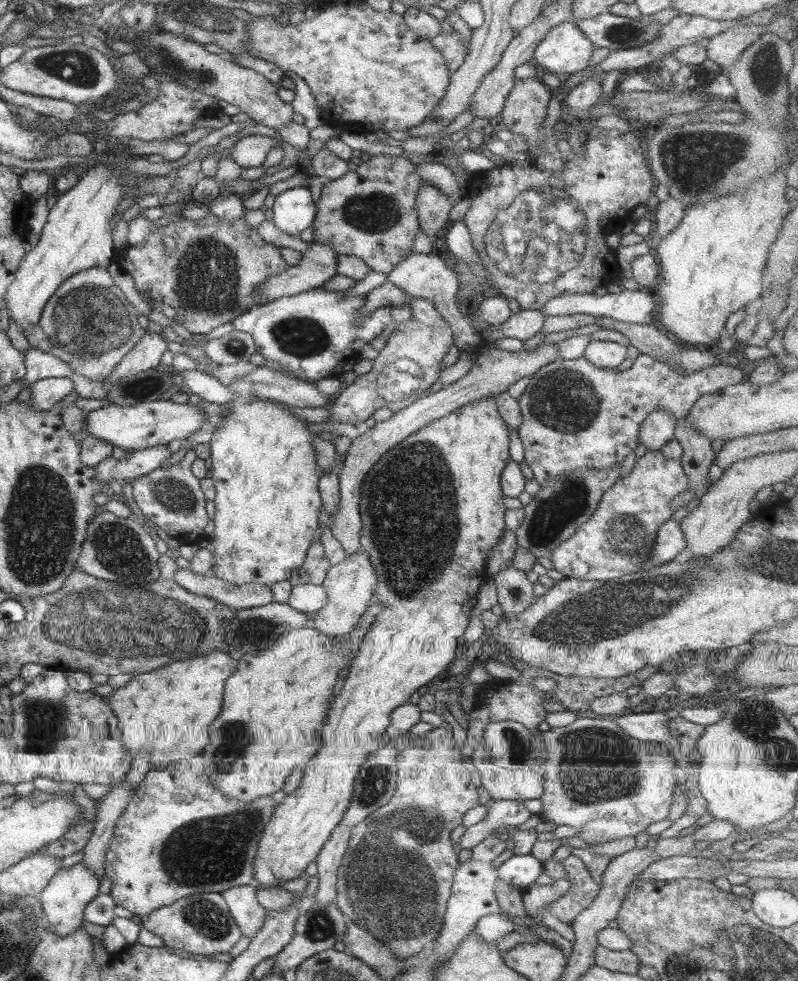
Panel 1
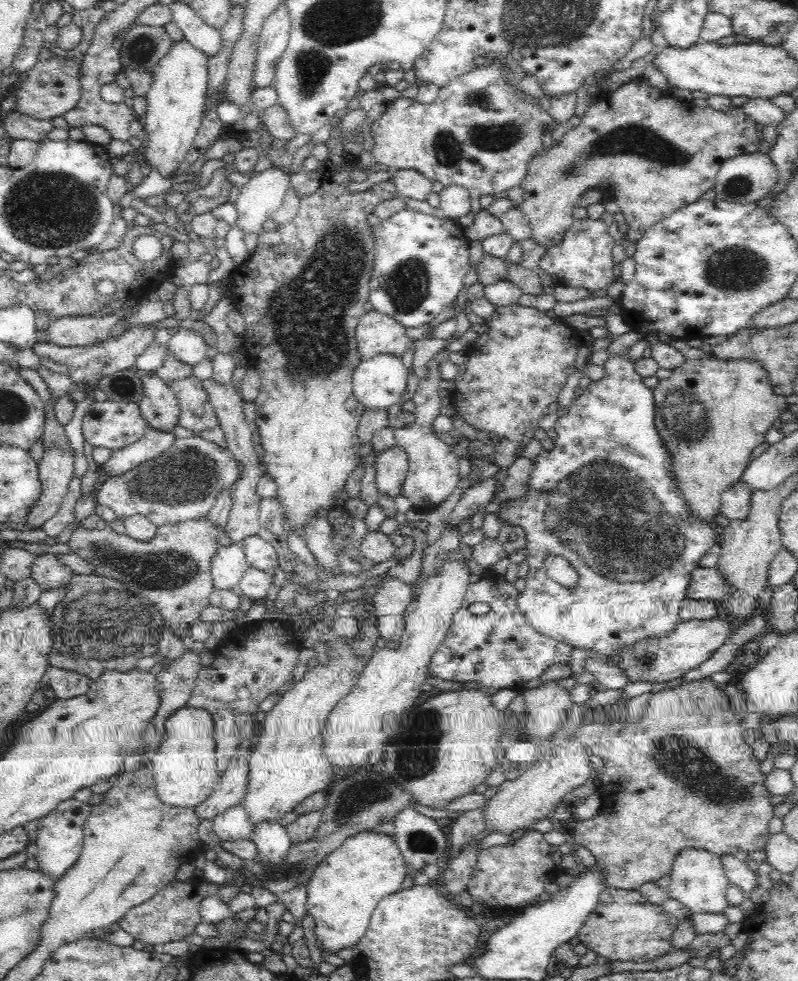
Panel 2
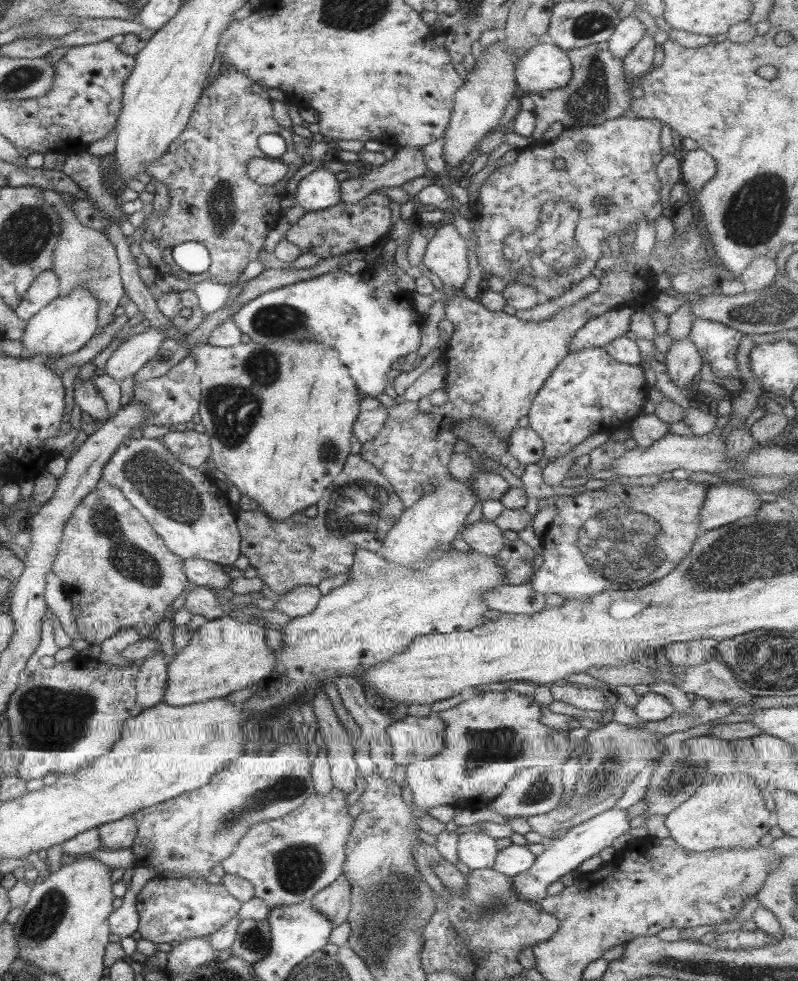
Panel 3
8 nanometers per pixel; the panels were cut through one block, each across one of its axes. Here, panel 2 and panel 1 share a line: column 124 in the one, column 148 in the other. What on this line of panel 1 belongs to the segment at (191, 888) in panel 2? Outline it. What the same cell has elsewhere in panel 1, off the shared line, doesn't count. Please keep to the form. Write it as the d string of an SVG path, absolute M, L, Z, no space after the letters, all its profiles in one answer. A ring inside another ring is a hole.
M208 892L197 893L183 896L179 900L175 900L169 906L161 906L157 910L139 915L140 928L145 928L149 932L153 932L155 936L161 938L165 947L177 948L177 950L184 950L189 954L202 954L204 956L212 956L216 952L227 952L241 936L237 928L234 918L230 915L220 893Z

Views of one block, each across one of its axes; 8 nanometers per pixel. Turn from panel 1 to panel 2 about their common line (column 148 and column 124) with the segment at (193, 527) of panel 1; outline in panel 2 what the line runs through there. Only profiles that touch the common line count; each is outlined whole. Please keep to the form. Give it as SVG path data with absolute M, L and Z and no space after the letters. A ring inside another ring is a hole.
M194 435L176 438L174 444L156 458L124 474L109 476L98 484L94 496L96 504L110 508L118 520L123 522L129 516L140 515L158 528L206 518L219 492L224 489L230 491L238 479L241 479L241 462L235 460L235 454Z

